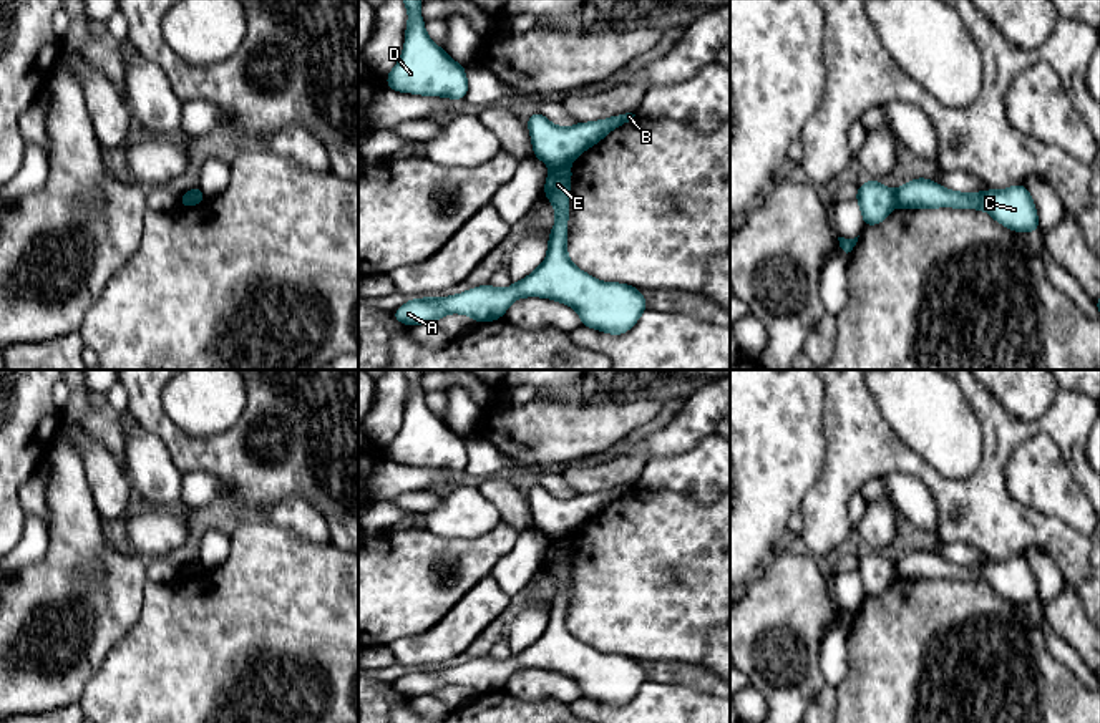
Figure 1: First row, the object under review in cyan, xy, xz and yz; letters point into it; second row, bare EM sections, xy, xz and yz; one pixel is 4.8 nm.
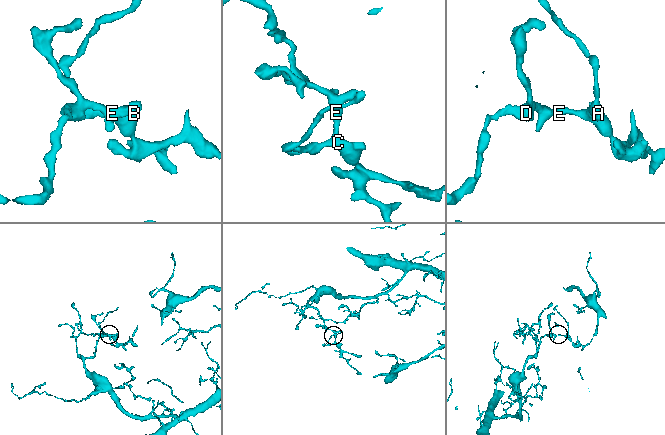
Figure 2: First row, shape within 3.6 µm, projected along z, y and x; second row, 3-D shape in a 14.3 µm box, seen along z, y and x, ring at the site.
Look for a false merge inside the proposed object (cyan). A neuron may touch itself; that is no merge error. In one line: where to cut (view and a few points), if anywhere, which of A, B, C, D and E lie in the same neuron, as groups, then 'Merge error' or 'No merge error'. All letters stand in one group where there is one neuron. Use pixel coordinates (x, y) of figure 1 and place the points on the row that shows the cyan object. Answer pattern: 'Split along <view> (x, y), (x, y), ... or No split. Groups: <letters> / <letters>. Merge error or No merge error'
Split along yz (895, 193), (898, 204). Groups: A C E / B D. Merge error

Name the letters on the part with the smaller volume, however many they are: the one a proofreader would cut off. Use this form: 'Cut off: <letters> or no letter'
Cut off: A, C, E

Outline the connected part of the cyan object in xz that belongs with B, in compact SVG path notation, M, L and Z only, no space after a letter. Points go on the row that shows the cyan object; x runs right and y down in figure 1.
M534 113L526 118L534 158L549 167L559 167L577 159L577 156L599 143L609 131L634 119L635 114L616 114L607 119L577 123L571 128L554 126L544 114Z

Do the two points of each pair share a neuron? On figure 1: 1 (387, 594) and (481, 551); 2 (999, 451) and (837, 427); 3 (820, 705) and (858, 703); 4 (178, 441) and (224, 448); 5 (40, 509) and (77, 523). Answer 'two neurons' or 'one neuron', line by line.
1: one neuron
2: one neuron
3: two neurons
4: one neuron
5: two neurons

